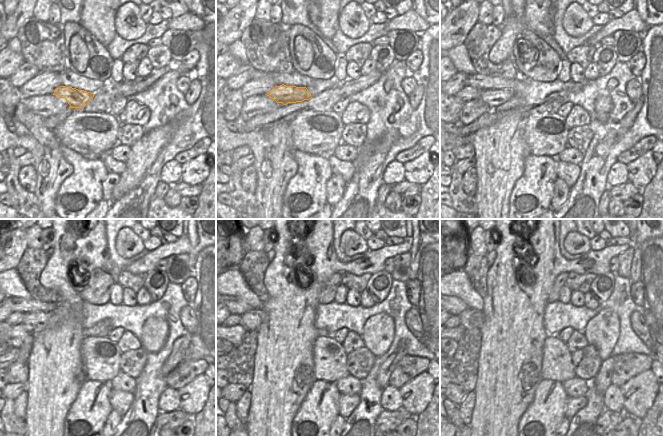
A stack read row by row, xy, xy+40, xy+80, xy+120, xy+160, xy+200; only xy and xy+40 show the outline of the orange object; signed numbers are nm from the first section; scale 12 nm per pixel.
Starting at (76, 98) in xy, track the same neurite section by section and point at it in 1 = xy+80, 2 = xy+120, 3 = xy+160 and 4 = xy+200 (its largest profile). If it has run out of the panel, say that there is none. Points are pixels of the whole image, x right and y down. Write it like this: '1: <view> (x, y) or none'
1: xy+80 (493, 98)
2: xy+120 (38, 321)
3: xy+160 (250, 321)
4: xy+200 (470, 318)

